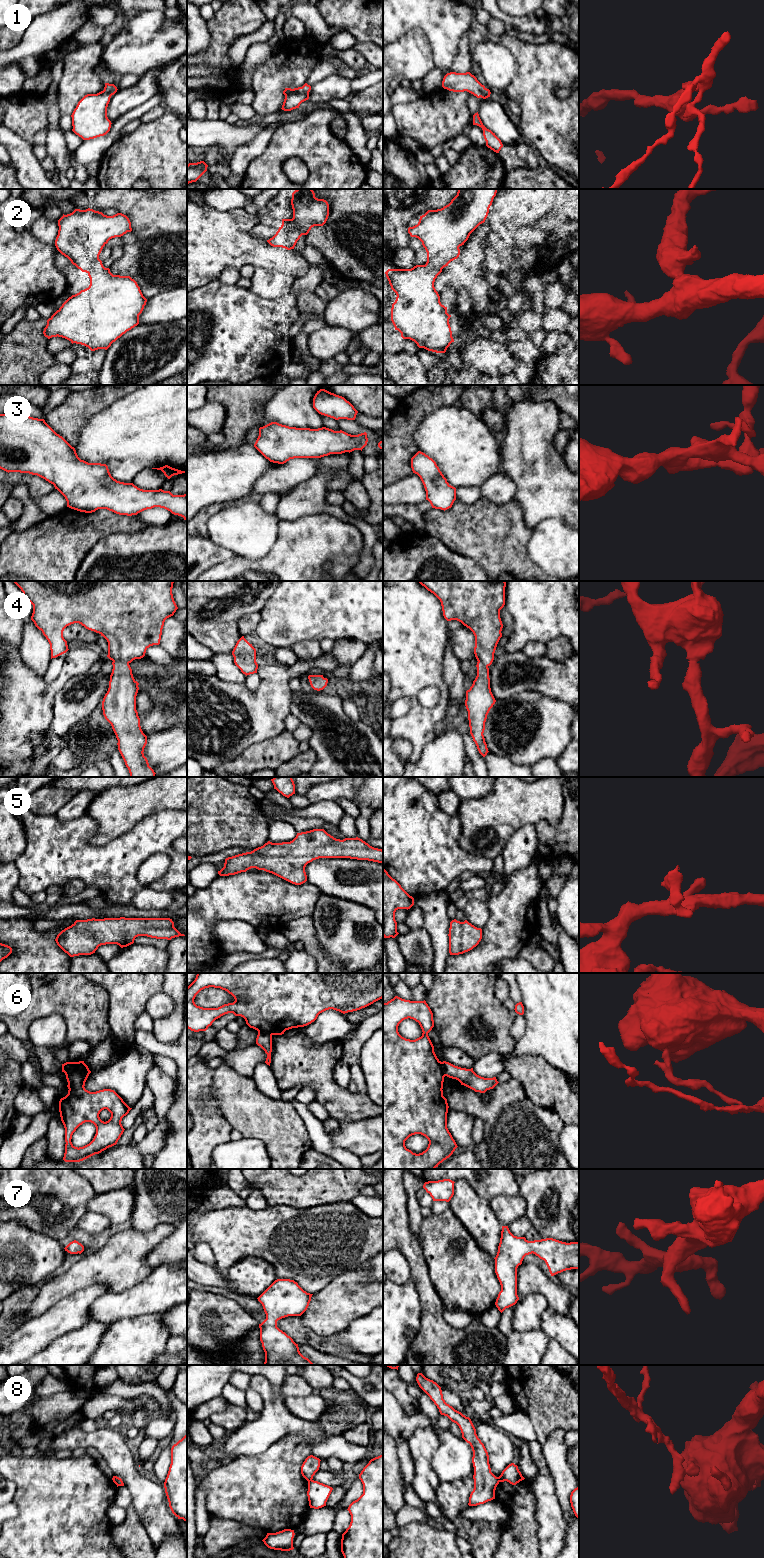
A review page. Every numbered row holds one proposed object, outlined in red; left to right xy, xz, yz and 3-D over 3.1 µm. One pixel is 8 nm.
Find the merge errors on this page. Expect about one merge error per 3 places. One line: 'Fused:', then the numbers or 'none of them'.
Fused: 6, 8

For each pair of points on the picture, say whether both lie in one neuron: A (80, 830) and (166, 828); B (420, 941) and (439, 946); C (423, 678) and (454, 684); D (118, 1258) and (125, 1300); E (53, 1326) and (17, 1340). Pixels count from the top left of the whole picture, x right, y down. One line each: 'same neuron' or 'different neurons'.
A: same neuron
B: different neurons
C: different neurons
D: different neurons
E: same neuron

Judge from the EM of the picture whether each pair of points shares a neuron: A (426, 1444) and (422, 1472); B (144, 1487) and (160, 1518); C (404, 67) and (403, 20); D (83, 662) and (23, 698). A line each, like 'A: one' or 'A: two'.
A: one
B: one
C: two
D: one

